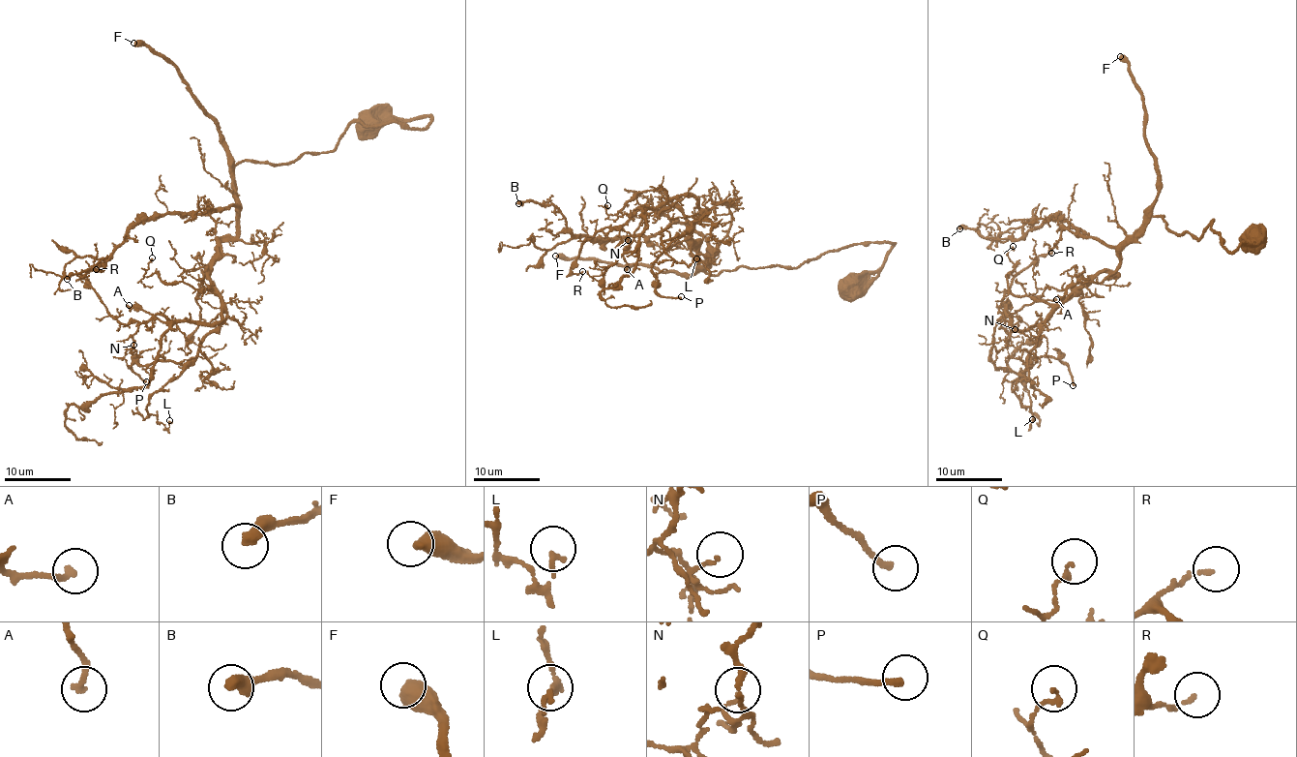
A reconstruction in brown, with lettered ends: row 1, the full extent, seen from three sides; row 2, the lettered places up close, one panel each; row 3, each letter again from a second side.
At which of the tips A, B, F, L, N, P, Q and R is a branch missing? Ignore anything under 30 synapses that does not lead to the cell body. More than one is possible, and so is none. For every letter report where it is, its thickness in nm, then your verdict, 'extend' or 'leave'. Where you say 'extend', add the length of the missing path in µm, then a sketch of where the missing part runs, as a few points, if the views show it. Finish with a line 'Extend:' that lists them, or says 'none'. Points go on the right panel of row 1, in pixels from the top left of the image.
A: at (1056, 299); 200 nm thick; leave
B: at (959, 228); 400 nm thick; leave
F: at (1120, 56); 600 nm thick; extend; about 140 µm are missing
L: at (1032, 419); 150 nm thick; leave
N: at (1015, 329); 100 nm thick; leave
P: at (1073, 385); 190 nm thick; leave
Q: at (1013, 246); 140 nm thick; leave
R: at (1051, 253); 100 nm thick; leave
Extend: F

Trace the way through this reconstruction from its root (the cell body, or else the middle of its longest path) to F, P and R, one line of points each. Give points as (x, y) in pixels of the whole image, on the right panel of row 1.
F: (1250, 238), (1253, 244), (1230, 252), (1212, 221), (1199, 240), (1152, 214), (1159, 174), (1139, 92), (1120, 56)
P: (1250, 238), (1230, 252), (1212, 221), (1199, 240), (1151, 218), (1029, 354), (1073, 385)
R: (1250, 238), (1230, 252), (1212, 221), (1199, 240), (1155, 215), (1115, 278), (1012, 328), (1008, 287), (1051, 253)

